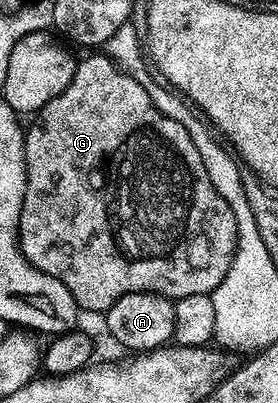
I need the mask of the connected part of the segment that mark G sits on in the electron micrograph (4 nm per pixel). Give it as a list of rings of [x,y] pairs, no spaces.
[[[87,53],[75,64],[73,79],[63,92],[58,93],[34,116],[35,124],[25,131],[23,148],[25,149],[25,165],[27,180],[25,181],[25,201],[21,205],[19,218],[19,248],[41,273],[49,273],[49,277],[57,277],[69,293],[73,293],[73,301],[80,312],[99,311],[105,313],[121,297],[129,293],[148,291],[154,295],[163,295],[172,301],[181,297],[194,295],[210,295],[221,285],[225,273],[229,273],[229,265],[235,256],[237,237],[237,221],[233,217],[233,209],[229,209],[229,201],[213,189],[213,181],[209,181],[209,173],[205,173],[205,161],[201,161],[201,153],[197,153],[197,145],[193,145],[193,137],[173,117],[165,117],[153,105],[149,93],[141,89],[141,85],[128,75],[110,55],[106,53]]]

